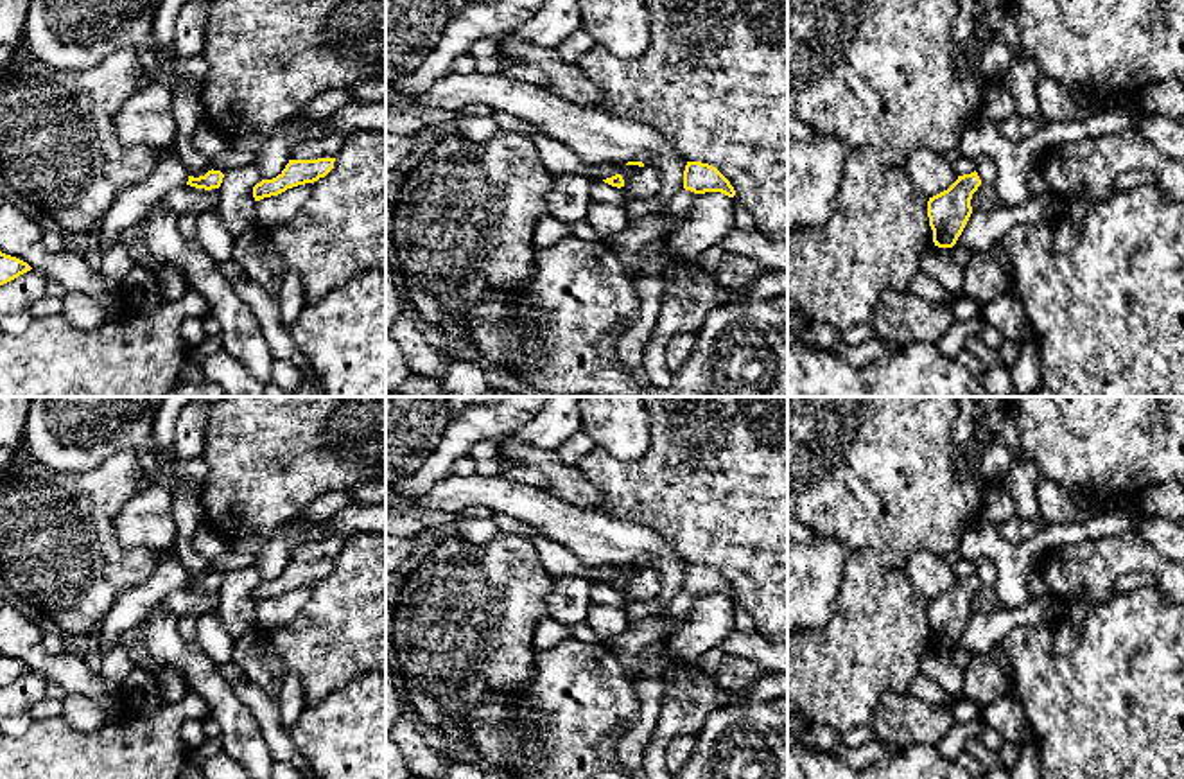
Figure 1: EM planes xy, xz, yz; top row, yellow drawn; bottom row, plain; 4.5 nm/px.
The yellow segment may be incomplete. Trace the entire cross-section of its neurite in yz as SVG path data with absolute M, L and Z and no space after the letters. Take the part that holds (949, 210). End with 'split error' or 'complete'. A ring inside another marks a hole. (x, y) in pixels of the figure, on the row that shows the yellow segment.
M978 172L958 176L944 192L929 197L927 217L933 242L938 248L953 248L962 235L971 214L972 194L981 185Z; complete

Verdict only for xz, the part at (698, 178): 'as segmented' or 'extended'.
as segmented

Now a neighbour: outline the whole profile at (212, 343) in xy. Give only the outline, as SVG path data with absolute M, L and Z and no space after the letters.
M206 336L205 341L199 346L194 346L190 352L190 357L187 359L192 366L201 364L201 361L212 354L217 354L222 350L222 337L217 336Z

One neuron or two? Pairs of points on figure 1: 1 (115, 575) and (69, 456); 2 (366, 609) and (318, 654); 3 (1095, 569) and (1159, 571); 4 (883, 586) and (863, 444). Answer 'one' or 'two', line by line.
1: two
2: one
3: one
4: two

